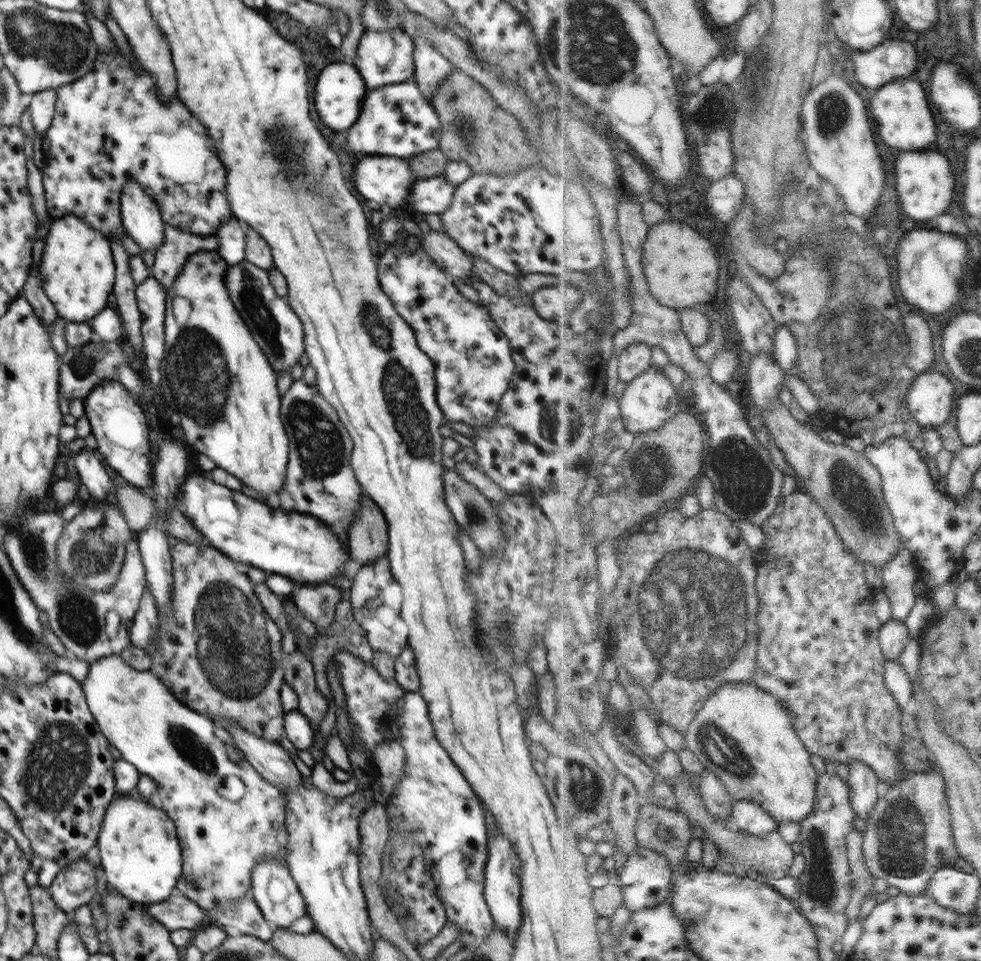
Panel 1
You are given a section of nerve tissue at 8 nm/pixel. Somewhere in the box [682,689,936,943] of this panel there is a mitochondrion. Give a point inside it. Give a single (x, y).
(713, 740)

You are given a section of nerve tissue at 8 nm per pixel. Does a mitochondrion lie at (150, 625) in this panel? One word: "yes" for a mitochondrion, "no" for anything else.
no

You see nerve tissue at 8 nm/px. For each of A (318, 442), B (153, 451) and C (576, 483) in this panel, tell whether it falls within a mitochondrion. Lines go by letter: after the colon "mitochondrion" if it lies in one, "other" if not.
A: mitochondrion
B: other
C: other

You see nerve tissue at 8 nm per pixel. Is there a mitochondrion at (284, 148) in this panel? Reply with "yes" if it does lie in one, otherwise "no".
yes

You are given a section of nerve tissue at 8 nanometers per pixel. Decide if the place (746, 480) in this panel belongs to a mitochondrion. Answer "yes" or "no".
yes

